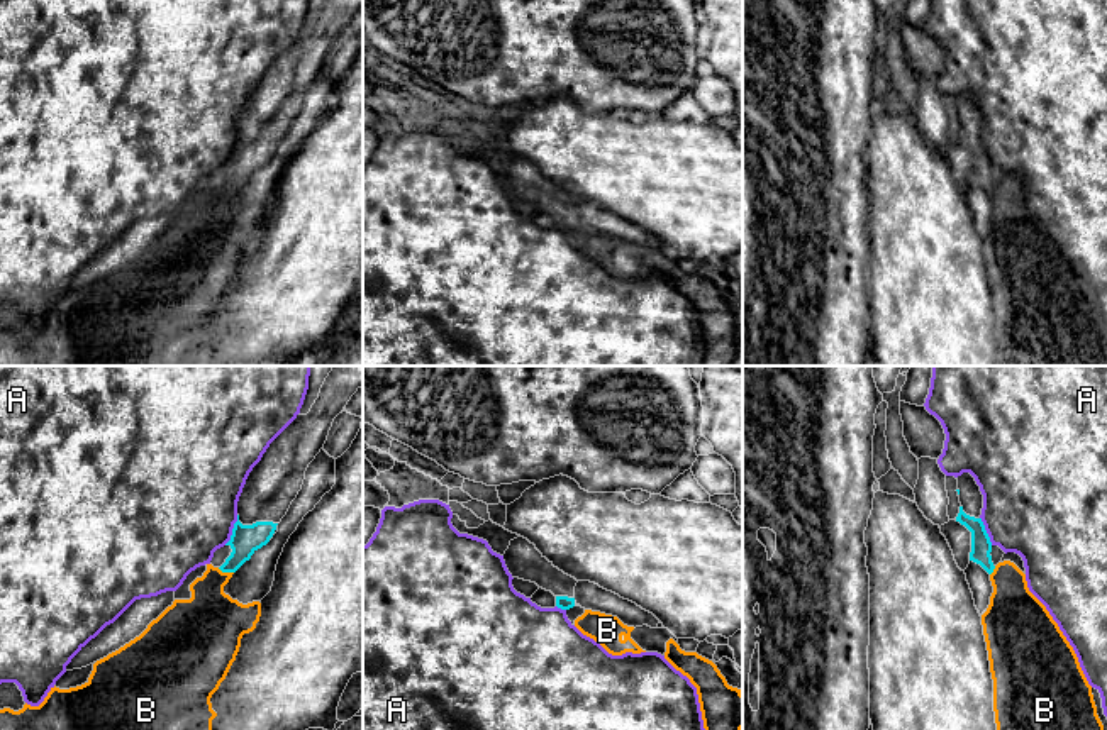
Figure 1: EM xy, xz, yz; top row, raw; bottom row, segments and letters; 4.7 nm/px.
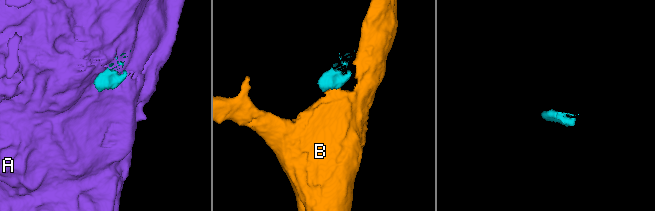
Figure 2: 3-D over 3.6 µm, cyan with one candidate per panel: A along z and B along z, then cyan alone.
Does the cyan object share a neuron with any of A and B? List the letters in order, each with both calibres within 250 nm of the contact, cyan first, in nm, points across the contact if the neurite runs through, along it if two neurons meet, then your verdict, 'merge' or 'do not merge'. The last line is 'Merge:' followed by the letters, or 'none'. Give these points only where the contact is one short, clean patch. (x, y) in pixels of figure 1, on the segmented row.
A: 140 nm thick on the cyan side, 480 nm on the other; do not merge
B: 140 nm thick on the cyan side, 300 nm on the other; border along xy (217, 568), (233, 573); do not merge
Merge: none

